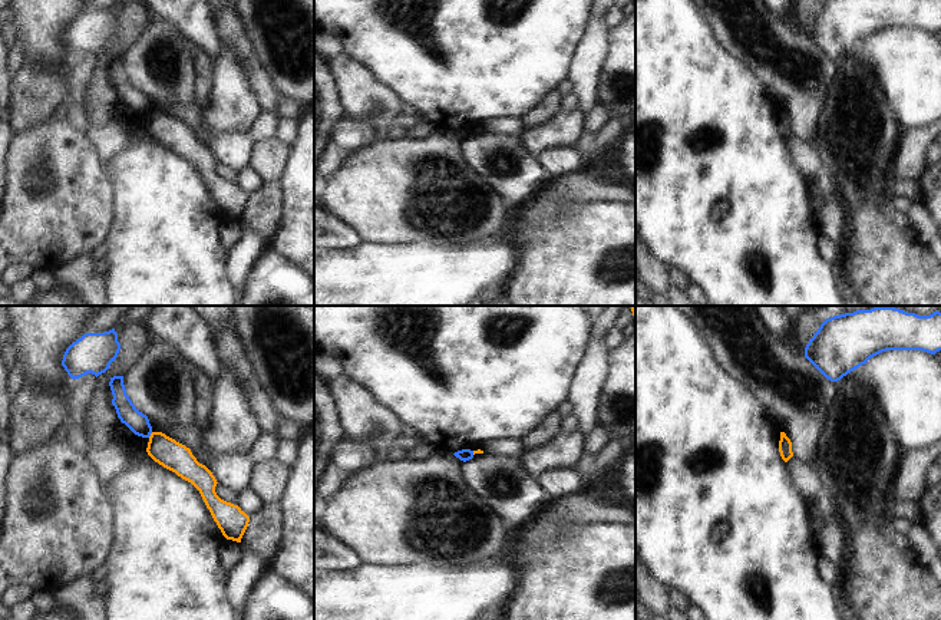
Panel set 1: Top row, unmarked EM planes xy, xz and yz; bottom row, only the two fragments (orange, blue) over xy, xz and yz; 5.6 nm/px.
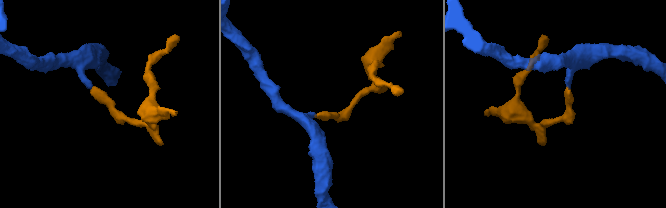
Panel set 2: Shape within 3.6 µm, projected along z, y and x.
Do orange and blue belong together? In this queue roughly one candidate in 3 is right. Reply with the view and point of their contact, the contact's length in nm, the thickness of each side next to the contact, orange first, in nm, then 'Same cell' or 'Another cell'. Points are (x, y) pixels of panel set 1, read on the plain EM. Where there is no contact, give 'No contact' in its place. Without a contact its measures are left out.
Touches orange at xy (151, 114). Shared border 40 nm. Thickness 160 nm (orange) against 120 nm. Another cell

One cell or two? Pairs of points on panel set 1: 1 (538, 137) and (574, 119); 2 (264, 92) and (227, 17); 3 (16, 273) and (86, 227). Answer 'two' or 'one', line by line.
1: one
2: one
3: two

